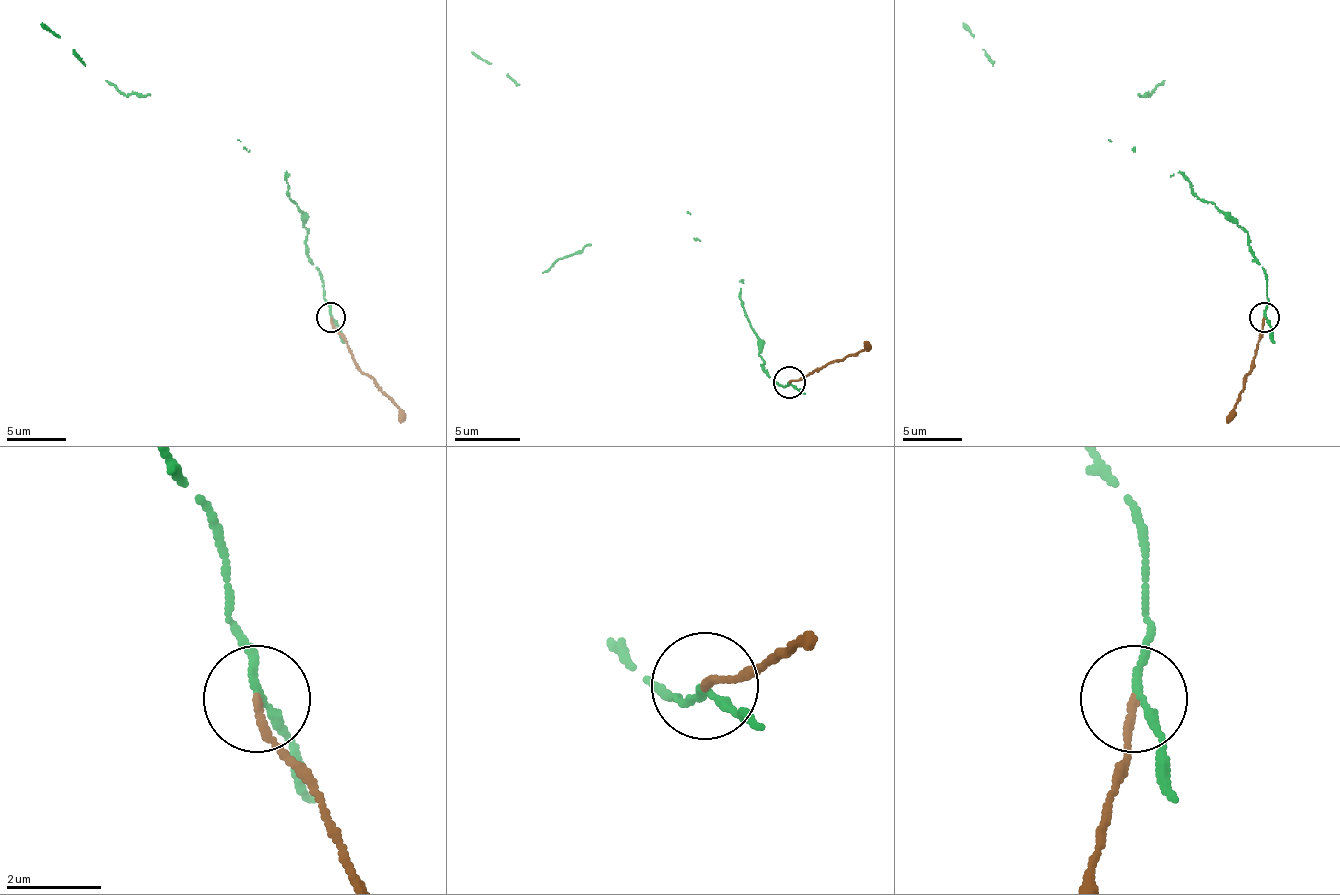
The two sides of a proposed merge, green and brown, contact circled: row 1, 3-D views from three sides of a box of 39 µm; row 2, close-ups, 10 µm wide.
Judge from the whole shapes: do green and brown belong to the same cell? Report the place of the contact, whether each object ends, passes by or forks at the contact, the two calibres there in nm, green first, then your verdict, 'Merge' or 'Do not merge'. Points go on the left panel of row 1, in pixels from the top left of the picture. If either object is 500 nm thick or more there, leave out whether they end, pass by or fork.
Place: (331, 317). At the ring green passes by. At the ring brown ends. Thickness 160 nm (green) against 150 nm. Do not merge

